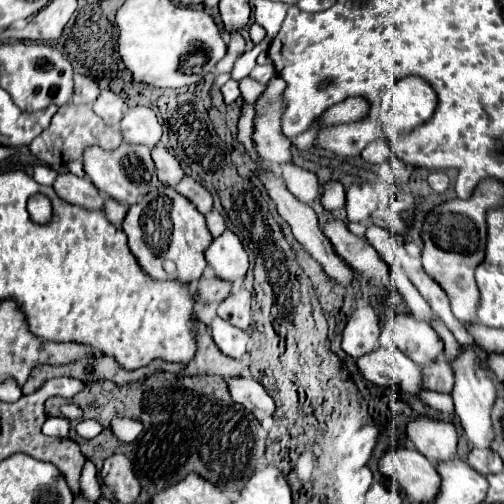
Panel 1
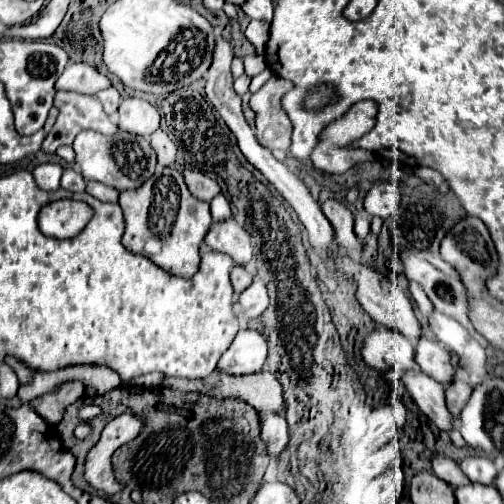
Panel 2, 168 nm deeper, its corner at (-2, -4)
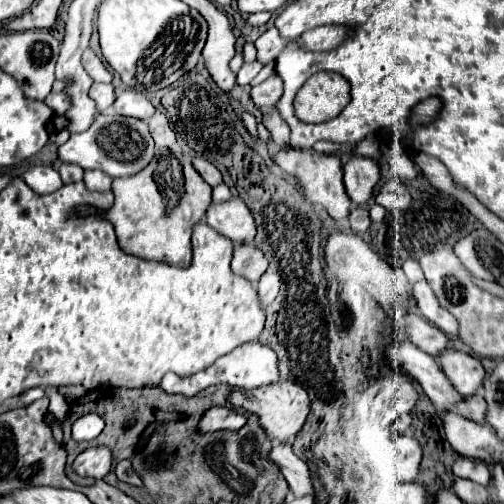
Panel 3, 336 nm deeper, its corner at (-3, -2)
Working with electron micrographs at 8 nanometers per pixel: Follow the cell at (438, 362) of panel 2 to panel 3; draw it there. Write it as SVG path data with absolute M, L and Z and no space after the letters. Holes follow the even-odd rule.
M445 350L437 358L437 362L443 368L443 372L447 374L447 378L451 380L451 384L463 396L471 396L483 386L485 368L479 362L479 358L459 352L459 350Z

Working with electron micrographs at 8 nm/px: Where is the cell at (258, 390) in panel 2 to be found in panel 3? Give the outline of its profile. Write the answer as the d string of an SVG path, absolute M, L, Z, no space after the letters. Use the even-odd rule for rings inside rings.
M277 382L277 384L255 388L251 392L231 392L229 402L235 408L255 412L259 416L261 426L267 430L269 438L273 442L283 442L283 444L293 444L297 432L303 428L303 424L309 416L309 408L311 408L307 390L299 384L293 384L293 382Z

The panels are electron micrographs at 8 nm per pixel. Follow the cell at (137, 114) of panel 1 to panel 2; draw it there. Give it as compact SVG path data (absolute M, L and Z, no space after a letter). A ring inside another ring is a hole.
M126 98L118 108L118 126L124 132L148 138L160 128L160 114L146 100Z

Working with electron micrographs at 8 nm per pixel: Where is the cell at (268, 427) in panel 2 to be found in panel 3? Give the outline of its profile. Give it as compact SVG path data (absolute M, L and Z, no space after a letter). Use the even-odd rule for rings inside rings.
M289 444L273 446L271 460L281 468L281 472L287 478L287 482L291 486L291 492L295 496L315 496L311 468L303 458L293 454Z

